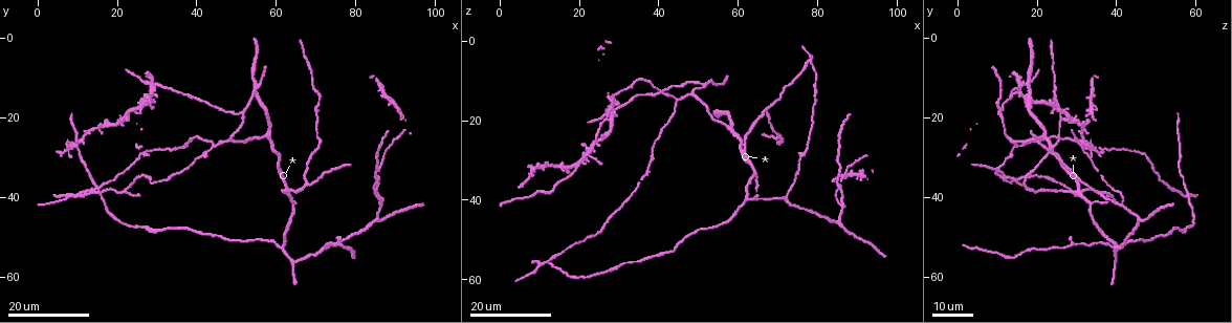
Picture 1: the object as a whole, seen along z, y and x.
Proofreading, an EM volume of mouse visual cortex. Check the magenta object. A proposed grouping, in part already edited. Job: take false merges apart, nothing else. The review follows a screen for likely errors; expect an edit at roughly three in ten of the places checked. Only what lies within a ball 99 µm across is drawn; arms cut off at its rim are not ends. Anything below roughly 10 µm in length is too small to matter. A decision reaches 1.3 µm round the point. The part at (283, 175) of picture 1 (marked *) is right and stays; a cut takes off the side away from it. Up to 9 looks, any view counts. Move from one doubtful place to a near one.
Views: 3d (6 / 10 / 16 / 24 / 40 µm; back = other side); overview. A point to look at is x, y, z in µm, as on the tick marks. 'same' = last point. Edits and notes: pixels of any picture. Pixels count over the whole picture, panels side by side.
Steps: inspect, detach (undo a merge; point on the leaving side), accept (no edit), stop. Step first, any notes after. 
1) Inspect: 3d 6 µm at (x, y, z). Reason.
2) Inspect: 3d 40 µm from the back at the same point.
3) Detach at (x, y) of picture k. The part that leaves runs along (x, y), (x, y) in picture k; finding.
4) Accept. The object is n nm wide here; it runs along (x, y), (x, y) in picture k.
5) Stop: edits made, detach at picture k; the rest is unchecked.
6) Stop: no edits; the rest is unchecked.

Inspect: 3d 16 µm at (67.5, 37.0, 16.5). Three-way junction.

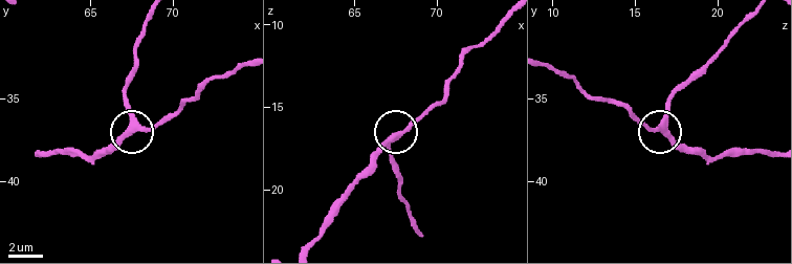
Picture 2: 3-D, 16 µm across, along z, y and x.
Inspect: 3d 6 µm at (67.7, 36.4, 16.5).

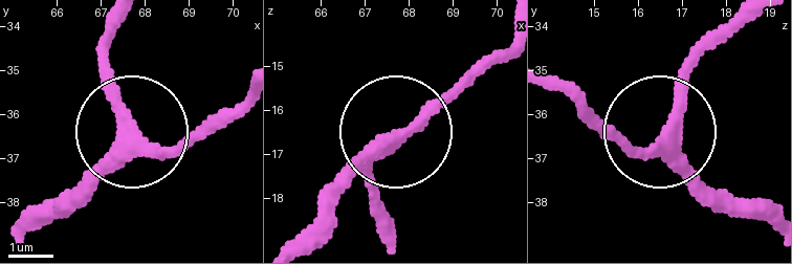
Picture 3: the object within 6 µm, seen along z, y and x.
Inspect: 3d 6 µm from the back at (67.75, 36.50, 16.65).

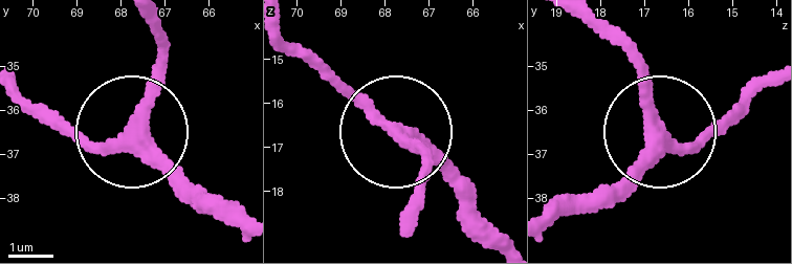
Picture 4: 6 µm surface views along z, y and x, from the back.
Accept. 3 arms meet here; it runs along (246, 222), (201, 204), (133, 140), (100, 148), (58, 129) in picture 4; one neuron here.

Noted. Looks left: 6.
Inspect: 3d 16 µm at (61.0, 53.0, 40.0). Three arms meet.

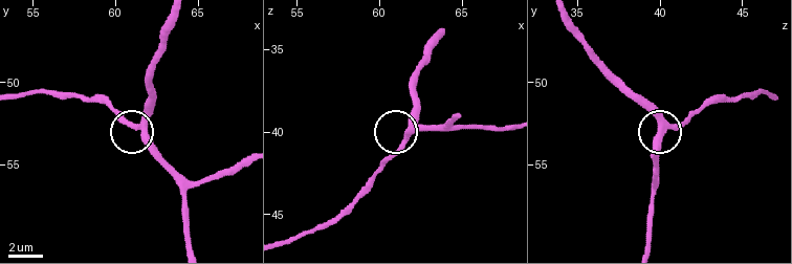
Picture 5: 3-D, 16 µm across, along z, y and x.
Inspect: 3d 10 µm at (61.7, 52.9, 40.3). Zoom in.

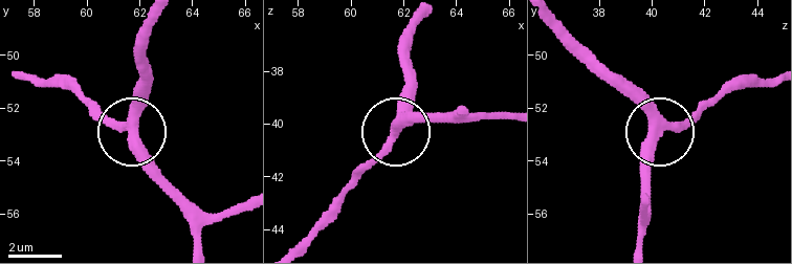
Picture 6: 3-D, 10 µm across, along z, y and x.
Accept. It runs along (155, 19), (132, 132), (108, 125), (83, 103) in picture 6; continuous, no second neuron.

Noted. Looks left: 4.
Inspect: 3d 24 µm at (72.0, 52.0, 39.5). Small branch off a trunk.

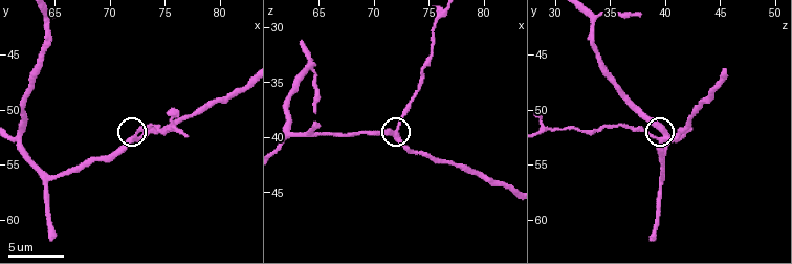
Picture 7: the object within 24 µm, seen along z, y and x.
Inspect: 3d 6 µm at (71.8, 52.6, 39.6). Closer look.

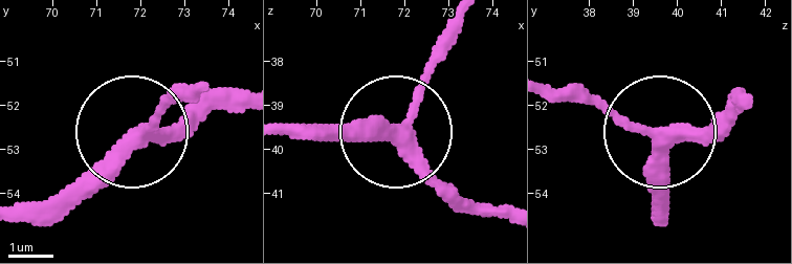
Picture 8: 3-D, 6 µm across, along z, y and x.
Accept. The object is 290 nm wide here; it runs along (19, 216), (53, 205), (184, 85) in picture 8; all the same neuron.

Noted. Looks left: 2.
Inspect: 3d 24 µm at (86.5, 41.0, 41.5). Arms part here.

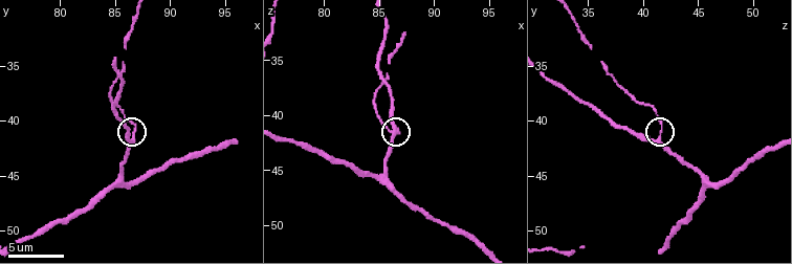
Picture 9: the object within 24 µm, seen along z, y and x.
Inspect: 3d 10 µm at (86.6, 41.8, 41.4).

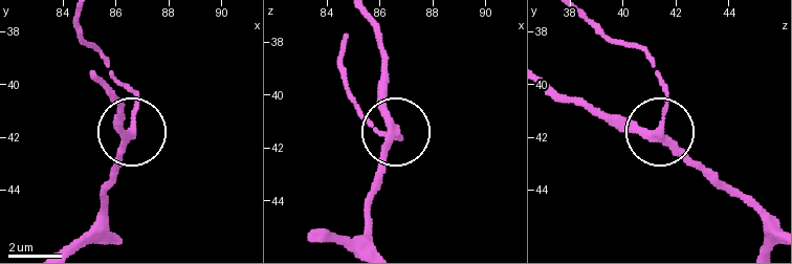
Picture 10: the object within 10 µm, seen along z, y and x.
Accept. The object is 230 nm wide here; it runs along (763, 244), (756, 211), (722, 191), (668, 136), (596, 116) in picture 10; all the same neuron.

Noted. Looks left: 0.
Stop: no edits; the rest is unchecked.

